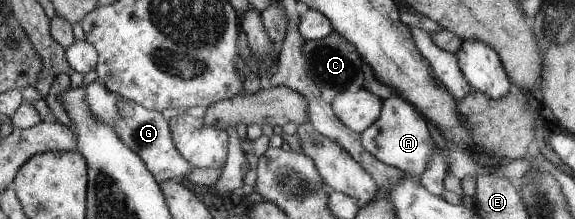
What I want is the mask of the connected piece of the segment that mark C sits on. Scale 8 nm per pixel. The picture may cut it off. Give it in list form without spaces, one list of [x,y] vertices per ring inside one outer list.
[[[333,31],[321,40],[305,41],[303,44],[303,54],[307,60],[309,76],[320,88],[321,98],[331,104],[337,94],[343,91],[357,91],[363,87],[363,64],[362,56],[357,49]]]

